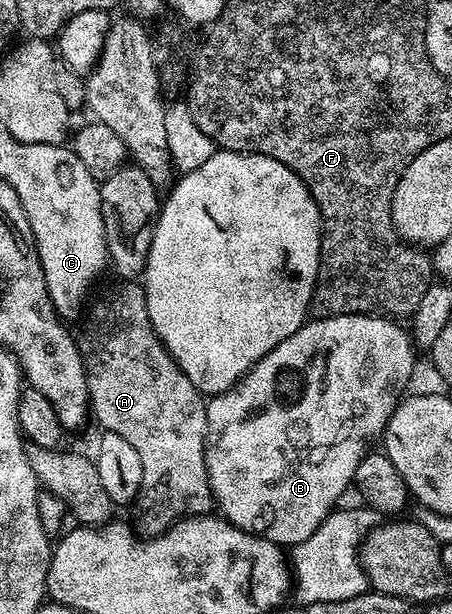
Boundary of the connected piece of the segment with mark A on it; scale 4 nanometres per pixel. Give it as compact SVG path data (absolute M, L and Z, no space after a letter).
M122 278L117 282L119 284L108 285L89 301L81 321L82 336L79 335L77 341L86 367L93 419L98 419L105 431L120 434L120 438L127 440L136 454L140 454L144 478L140 478L136 501L136 528L143 537L149 538L167 532L178 520L207 515L215 507L206 469L206 400L196 386L188 382L188 374L176 366L151 328L145 287L134 278Z

